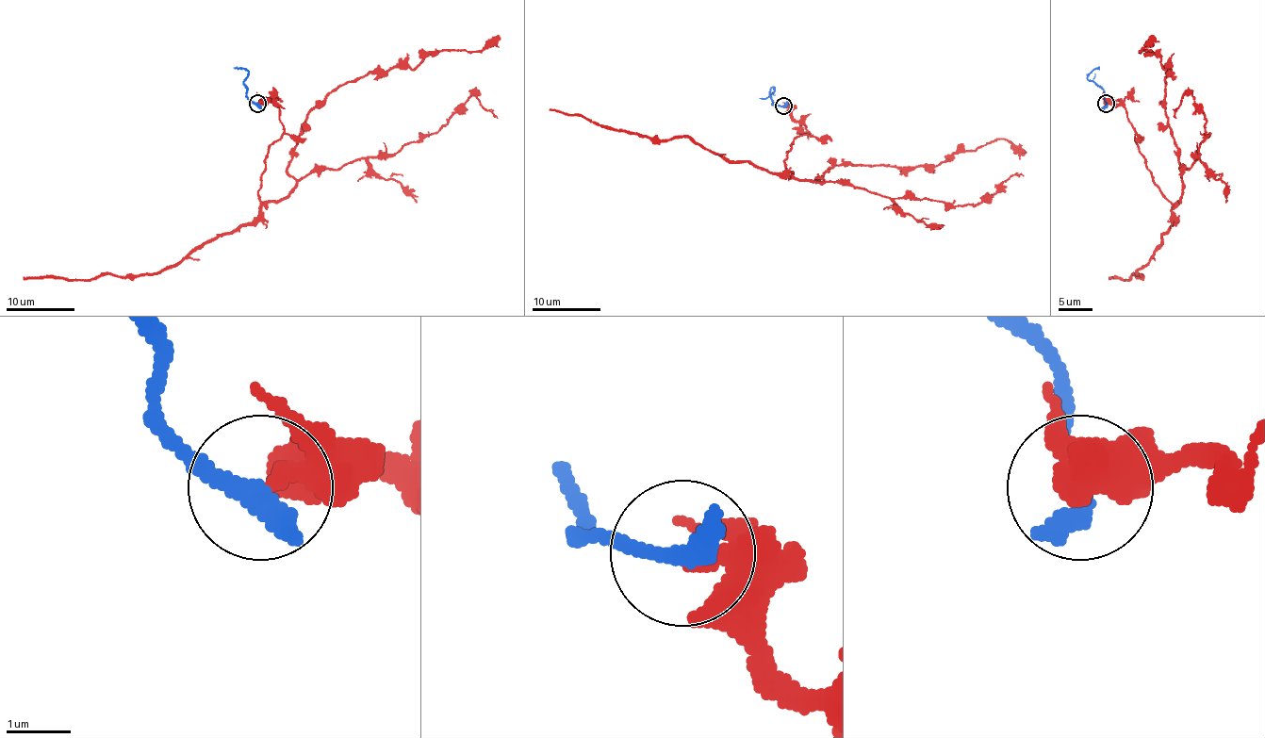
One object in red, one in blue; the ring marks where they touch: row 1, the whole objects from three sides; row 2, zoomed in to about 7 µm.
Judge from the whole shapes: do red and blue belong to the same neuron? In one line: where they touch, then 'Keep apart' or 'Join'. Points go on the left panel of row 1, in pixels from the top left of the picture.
Place: (257, 103). Keep apart

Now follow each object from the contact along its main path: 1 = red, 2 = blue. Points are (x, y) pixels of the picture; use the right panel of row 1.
1: (1106, 104), (1126, 108), (1144, 167), (1179, 201), (1167, 73), (1152, 51), (1140, 51), (1152, 35)
2: (1106, 104), (1104, 91), (1087, 76), (1098, 68)

